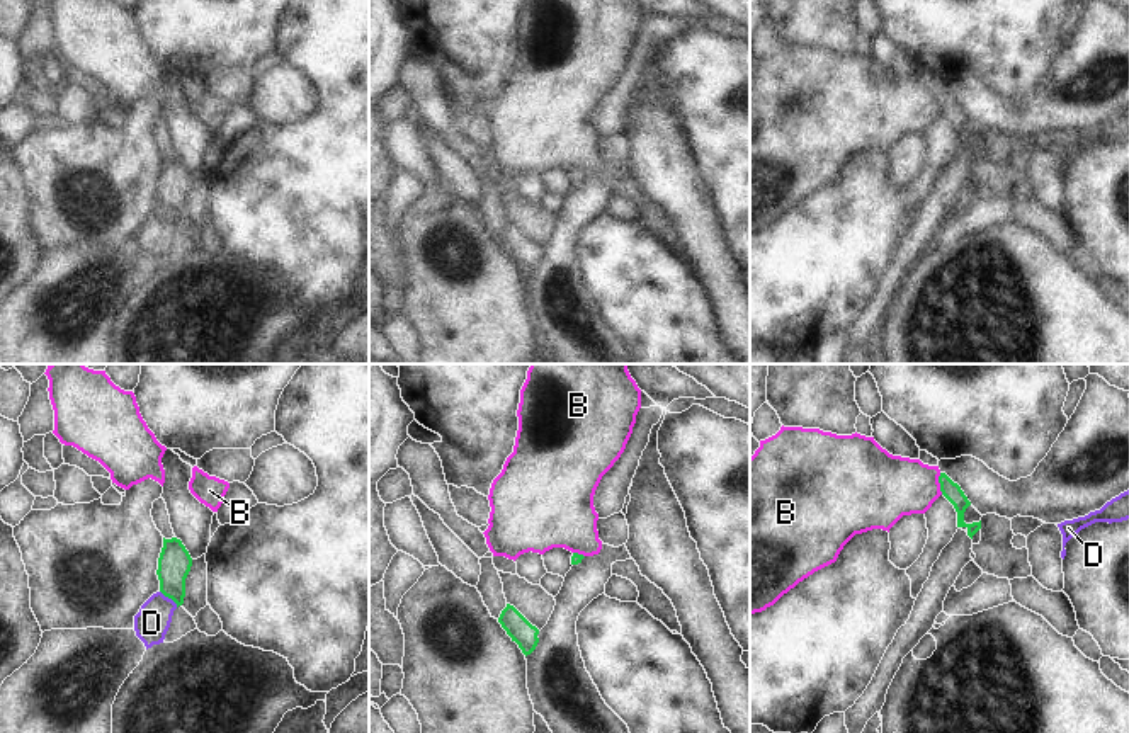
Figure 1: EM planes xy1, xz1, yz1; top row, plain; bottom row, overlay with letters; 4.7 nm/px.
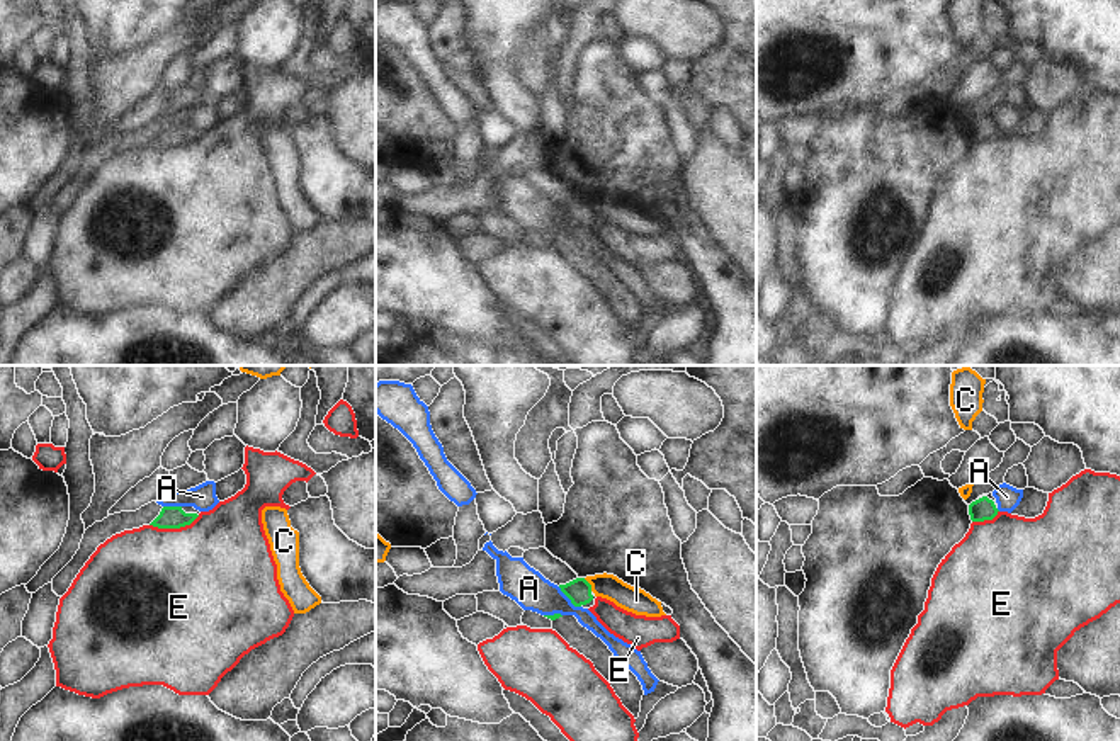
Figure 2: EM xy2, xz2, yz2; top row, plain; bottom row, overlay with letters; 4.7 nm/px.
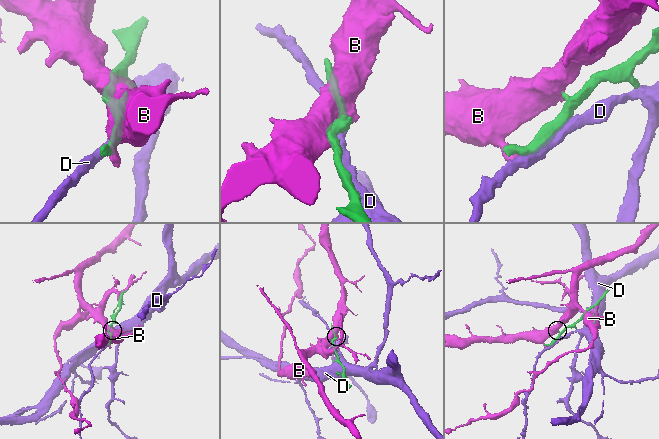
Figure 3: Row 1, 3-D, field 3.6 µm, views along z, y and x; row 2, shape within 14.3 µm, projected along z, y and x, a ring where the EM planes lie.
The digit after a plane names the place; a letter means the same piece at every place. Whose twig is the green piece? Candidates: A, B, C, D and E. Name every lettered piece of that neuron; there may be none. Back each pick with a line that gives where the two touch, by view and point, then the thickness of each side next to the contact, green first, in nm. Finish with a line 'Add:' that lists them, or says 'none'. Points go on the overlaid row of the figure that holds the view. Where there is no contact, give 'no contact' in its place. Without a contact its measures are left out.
Add: none

